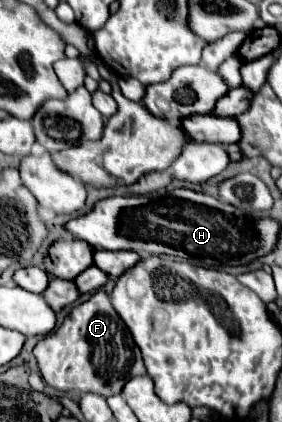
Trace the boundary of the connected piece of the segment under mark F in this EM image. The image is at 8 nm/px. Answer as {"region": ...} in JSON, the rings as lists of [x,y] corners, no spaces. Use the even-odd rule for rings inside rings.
{"region":[[[98,290],[86,302],[72,306],[62,326],[38,340],[34,356],[44,382],[60,392],[76,388],[82,394],[94,392],[100,396],[112,396],[120,394],[124,384],[134,376],[146,374],[142,352],[126,324],[122,324],[118,312],[112,308],[110,296],[104,290]]]}

